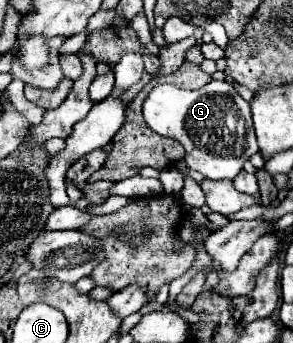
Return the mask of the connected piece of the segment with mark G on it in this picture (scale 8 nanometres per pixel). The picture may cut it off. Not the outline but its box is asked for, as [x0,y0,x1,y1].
[142,81,258,179]

